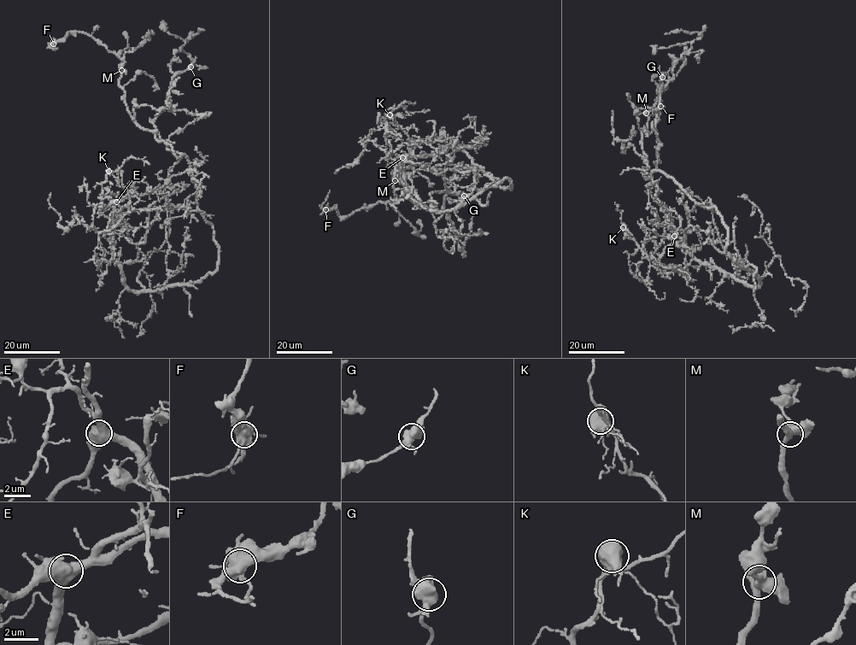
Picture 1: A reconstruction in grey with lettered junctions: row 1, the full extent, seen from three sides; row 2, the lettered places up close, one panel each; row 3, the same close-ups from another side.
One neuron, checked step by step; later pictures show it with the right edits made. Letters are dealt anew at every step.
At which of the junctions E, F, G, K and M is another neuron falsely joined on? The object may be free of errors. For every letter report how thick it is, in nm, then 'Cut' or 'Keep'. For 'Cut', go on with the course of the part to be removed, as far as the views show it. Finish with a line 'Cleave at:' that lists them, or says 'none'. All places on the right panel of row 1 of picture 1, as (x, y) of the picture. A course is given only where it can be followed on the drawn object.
E: Thickness 550 nm. Keep
F: Thickness 600 nm. Keep
G: Thickness 600 nm. Keep
K: Thickness 750 nm. Keep
M: Thickness 500 nm. Keep
Cleave at: none

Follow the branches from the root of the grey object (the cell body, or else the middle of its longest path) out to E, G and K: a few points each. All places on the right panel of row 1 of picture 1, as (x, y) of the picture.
E: (693, 199), (700, 204), (695, 204), (693, 212), (685, 208), (688, 224), (685, 233), (685, 244), (674, 236)
G: (693, 199), (670, 177), (659, 171), (651, 172), (657, 169), (656, 161), (659, 161), (655, 118), (662, 77)
K: (693, 199), (700, 204), (693, 212), (685, 208), (685, 244), (675, 238), (658, 260), (651, 259), (624, 227)

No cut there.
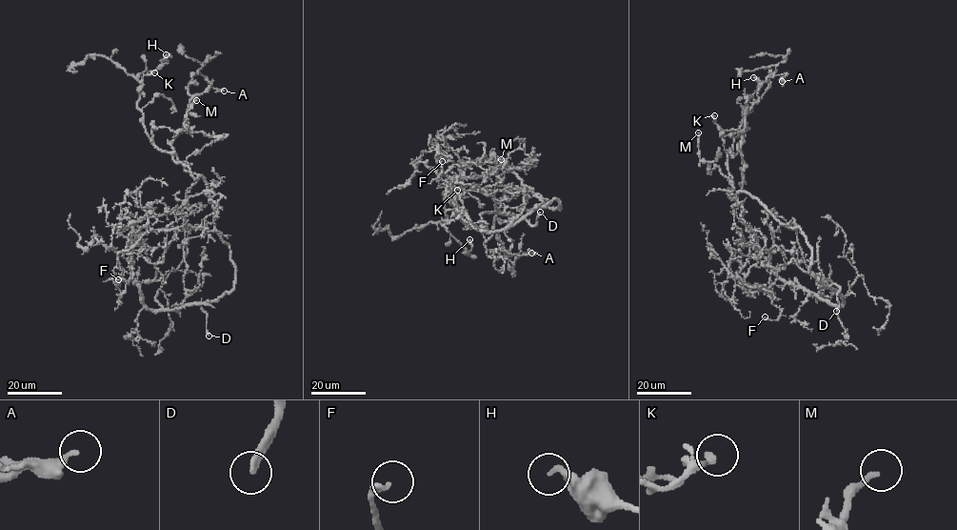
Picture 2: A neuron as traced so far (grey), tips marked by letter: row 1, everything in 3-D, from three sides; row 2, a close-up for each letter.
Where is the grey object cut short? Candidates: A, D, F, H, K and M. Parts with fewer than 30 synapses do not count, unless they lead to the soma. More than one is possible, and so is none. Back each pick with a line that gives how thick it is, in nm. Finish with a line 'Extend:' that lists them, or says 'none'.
D: calibre 240 nm
Extend: D

